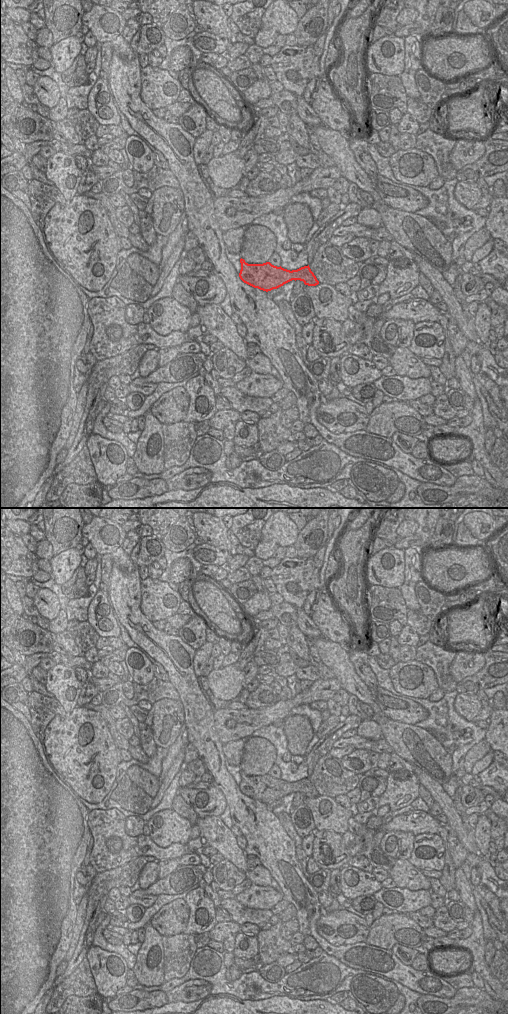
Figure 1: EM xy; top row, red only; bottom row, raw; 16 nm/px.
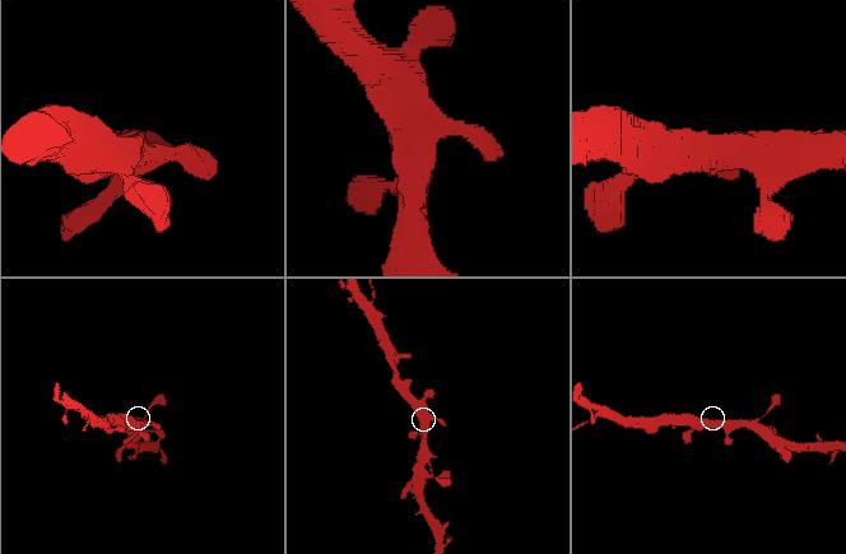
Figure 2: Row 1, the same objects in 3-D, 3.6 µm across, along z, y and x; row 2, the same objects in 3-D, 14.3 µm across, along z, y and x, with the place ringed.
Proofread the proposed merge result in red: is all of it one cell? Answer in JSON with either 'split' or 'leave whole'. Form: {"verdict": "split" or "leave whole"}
{"verdict": "leave whole"}

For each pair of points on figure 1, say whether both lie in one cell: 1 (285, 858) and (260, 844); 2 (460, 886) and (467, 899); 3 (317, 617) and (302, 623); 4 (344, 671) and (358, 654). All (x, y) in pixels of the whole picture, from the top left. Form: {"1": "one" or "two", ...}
{"1": "one", "2": "one", "3": "two", "4": "two"}

